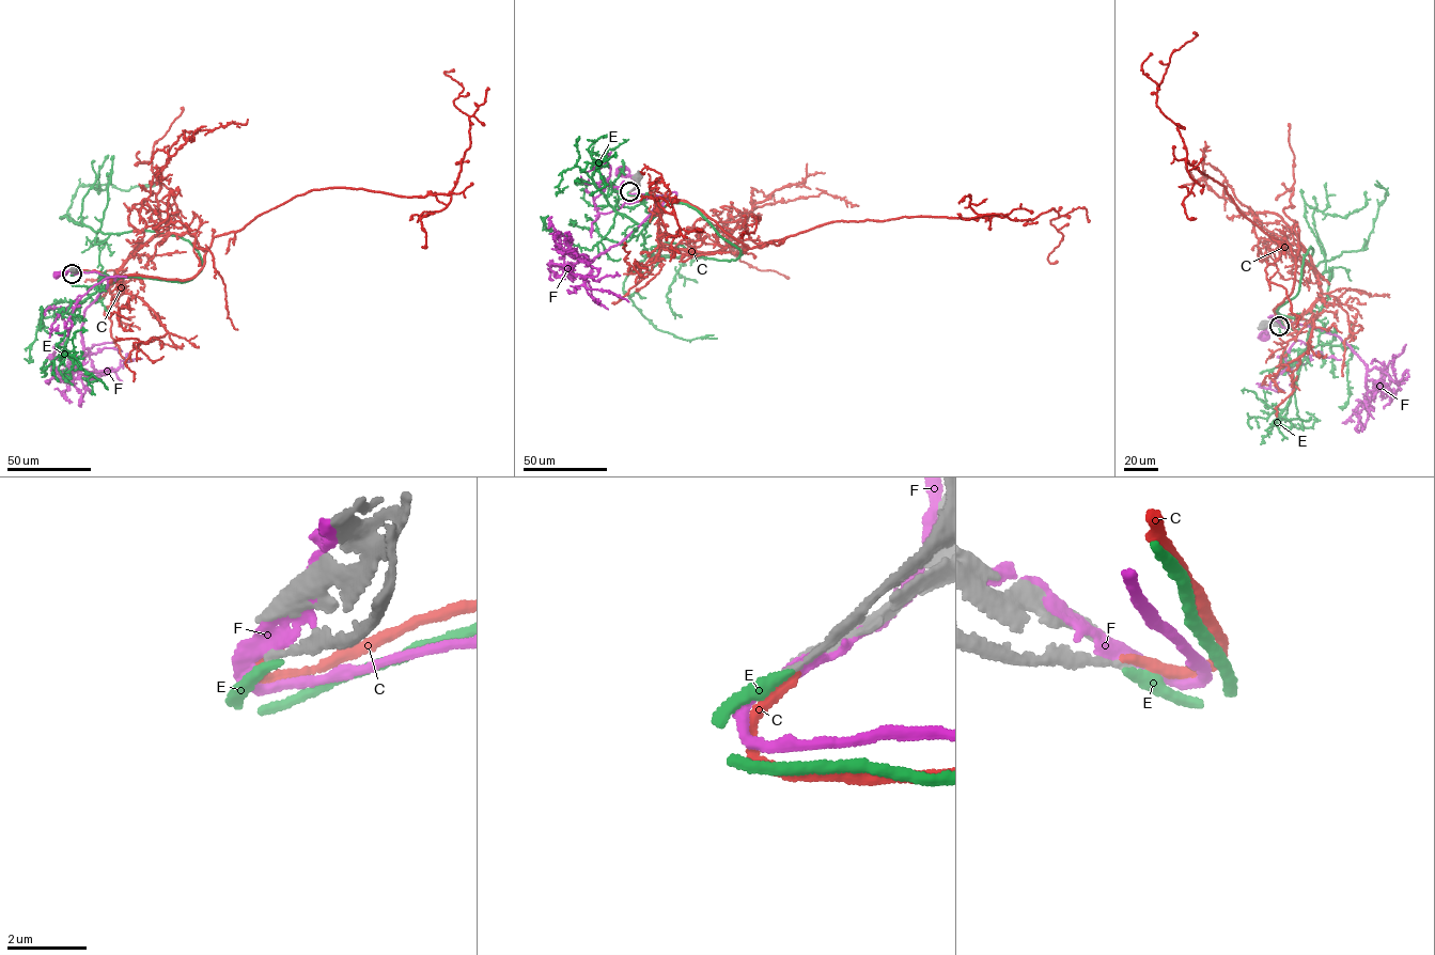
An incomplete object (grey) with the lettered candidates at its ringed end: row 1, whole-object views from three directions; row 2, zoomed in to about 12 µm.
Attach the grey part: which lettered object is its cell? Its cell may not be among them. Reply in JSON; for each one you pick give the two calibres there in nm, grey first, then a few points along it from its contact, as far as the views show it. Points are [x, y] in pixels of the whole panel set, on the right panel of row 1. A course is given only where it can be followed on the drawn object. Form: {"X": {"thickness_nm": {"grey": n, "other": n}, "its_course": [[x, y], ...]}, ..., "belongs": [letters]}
{"belongs": []}

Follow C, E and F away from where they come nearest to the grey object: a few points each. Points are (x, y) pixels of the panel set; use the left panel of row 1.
C: (73, 272), (189, 279), (214, 237), (311, 190), (450, 194), (470, 143), (454, 69)
E: (73, 272), (114, 279), (100, 285), (98, 243), (109, 234), (60, 218), (76, 189), (158, 184)
F: (73, 272), (74, 267), (55, 275)

